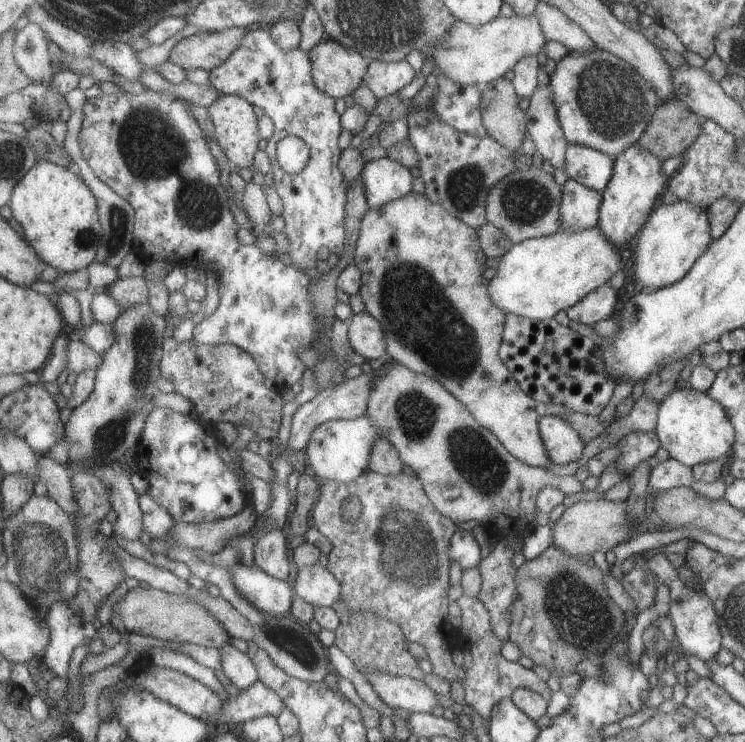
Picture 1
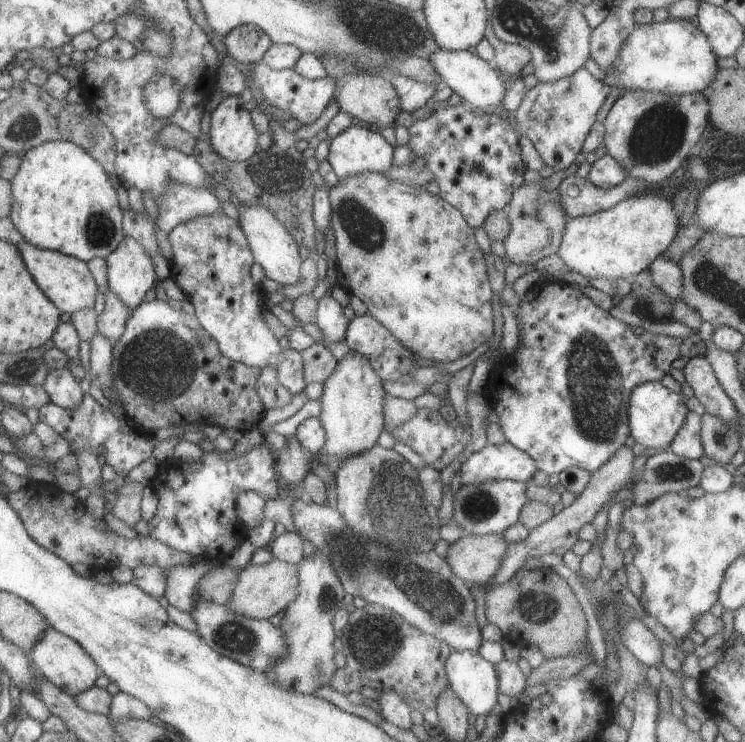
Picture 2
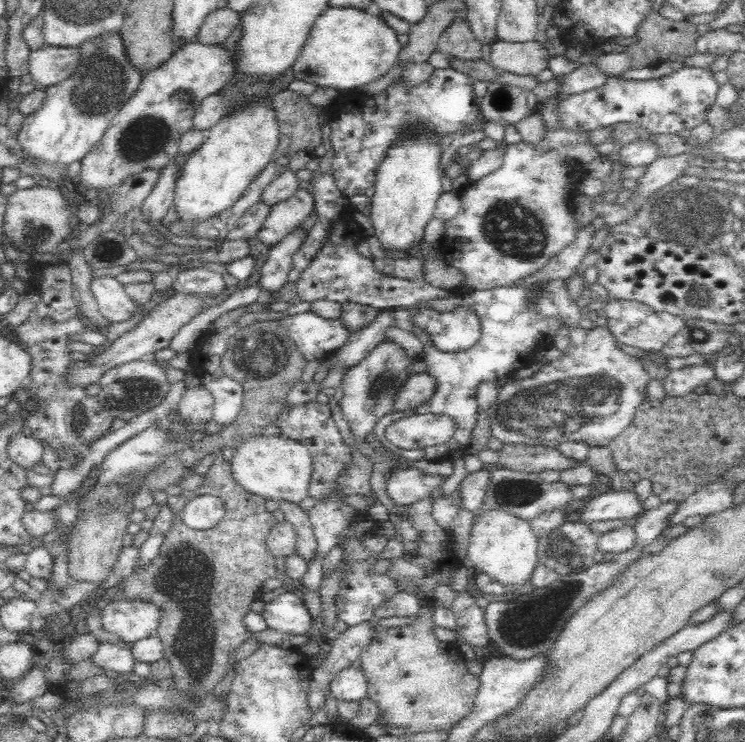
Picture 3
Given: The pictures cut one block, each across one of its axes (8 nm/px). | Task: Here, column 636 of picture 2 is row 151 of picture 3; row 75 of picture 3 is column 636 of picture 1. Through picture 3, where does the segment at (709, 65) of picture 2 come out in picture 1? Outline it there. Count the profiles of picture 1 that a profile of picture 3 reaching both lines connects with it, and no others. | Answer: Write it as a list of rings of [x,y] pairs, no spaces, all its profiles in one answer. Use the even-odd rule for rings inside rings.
[[[595,46],[587,52],[567,52],[556,62],[556,69],[550,76],[549,86],[551,86],[551,100],[555,106],[555,114],[566,142],[595,148],[596,151],[603,152],[612,159],[628,146],[636,144],[643,130],[647,128],[651,114],[660,103],[653,88],[629,64],[615,54]]]

